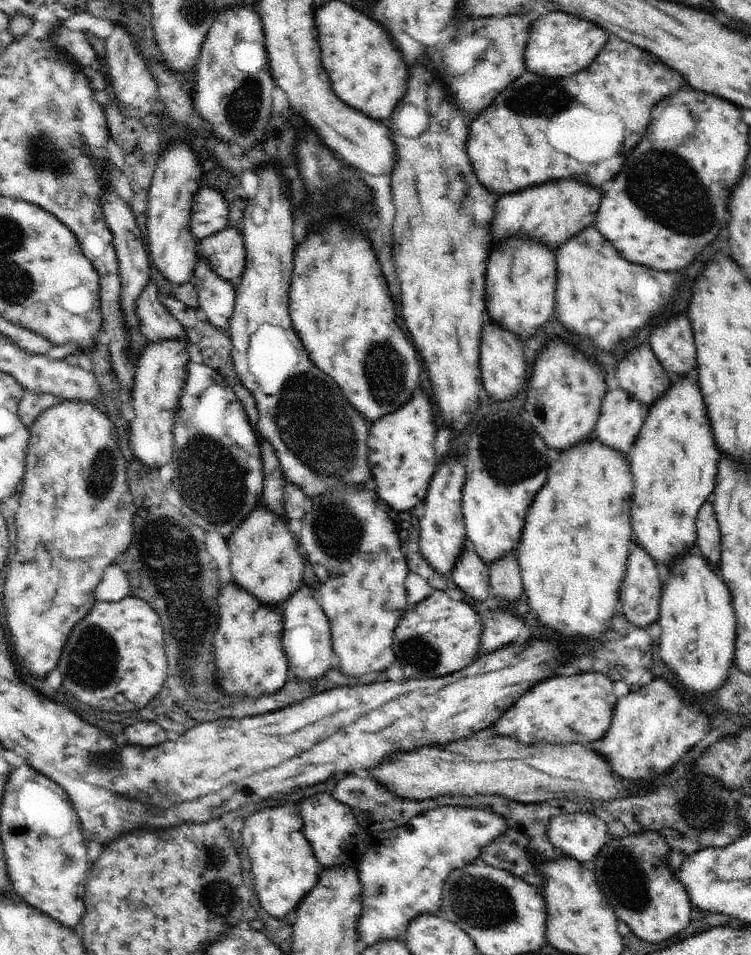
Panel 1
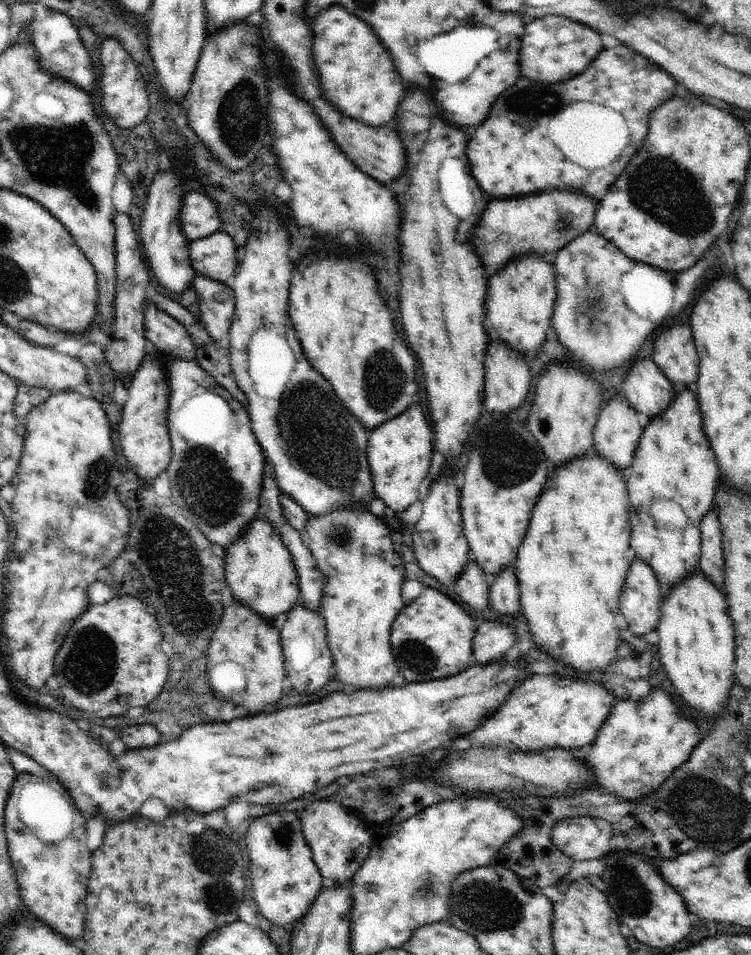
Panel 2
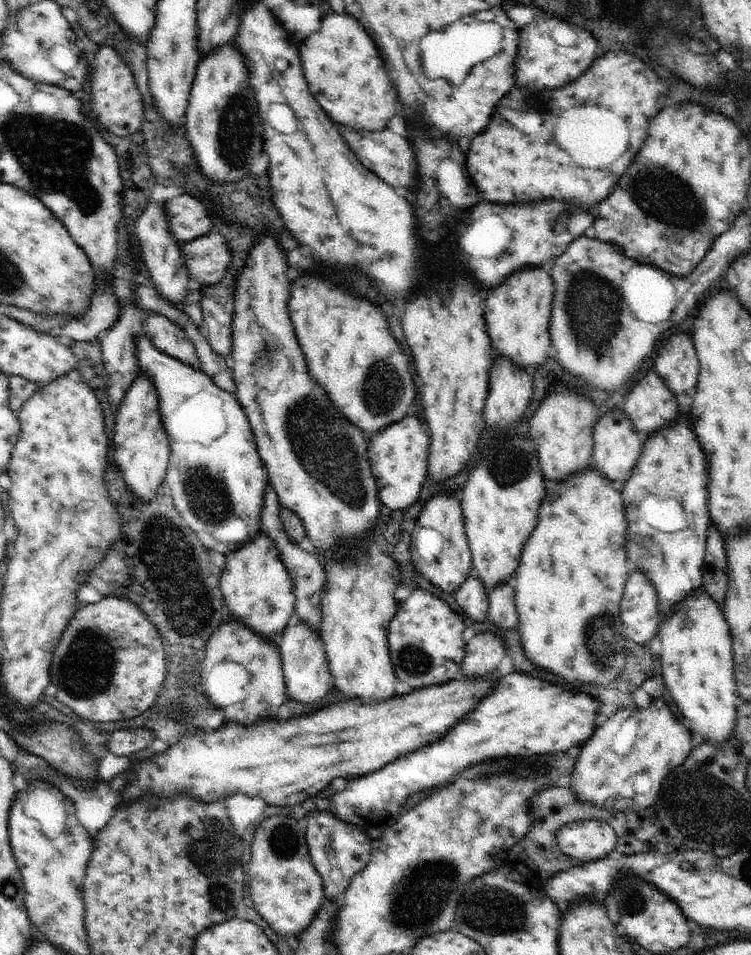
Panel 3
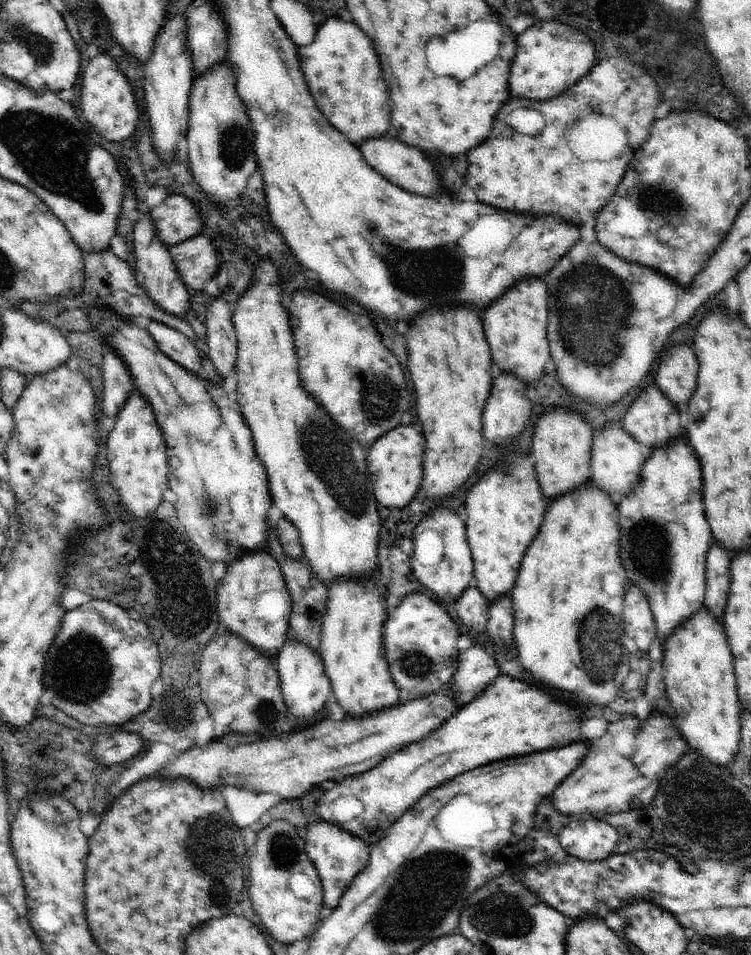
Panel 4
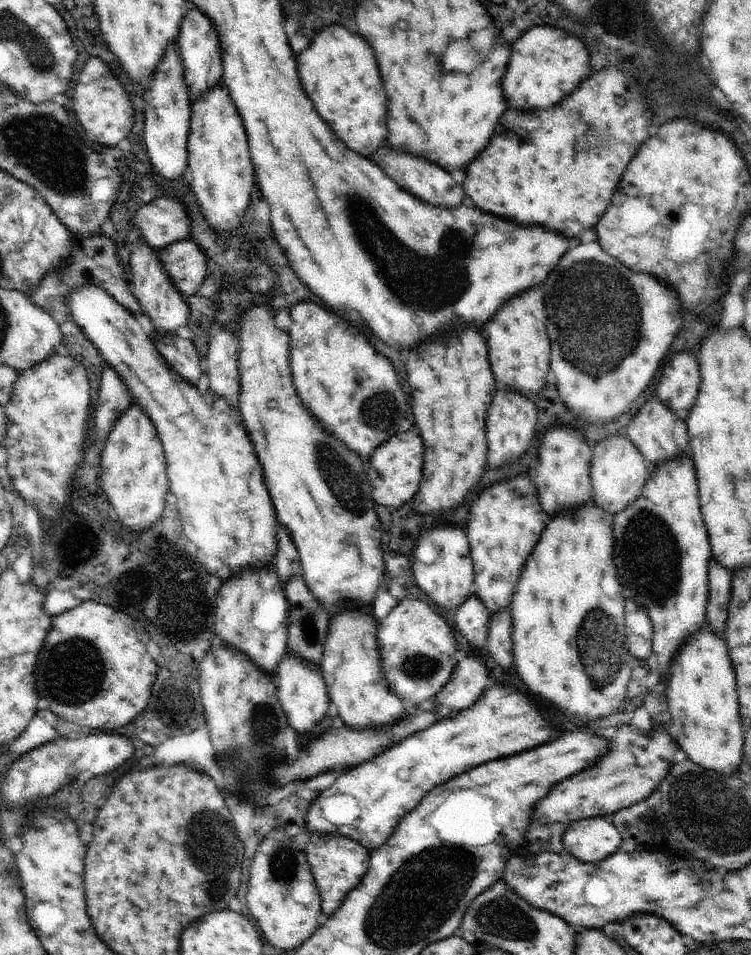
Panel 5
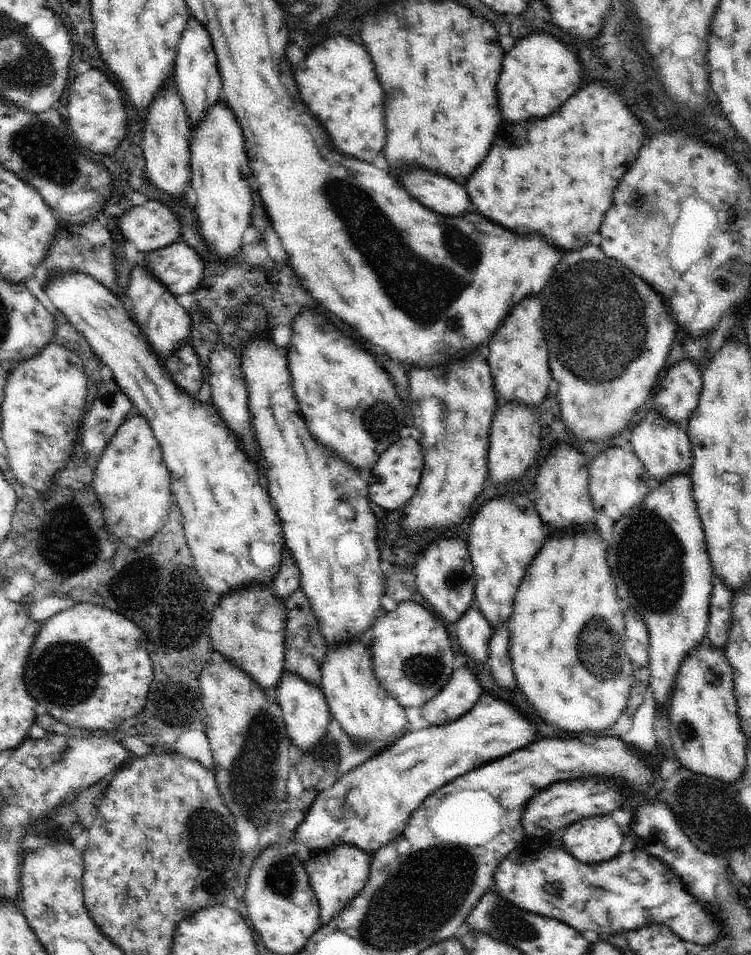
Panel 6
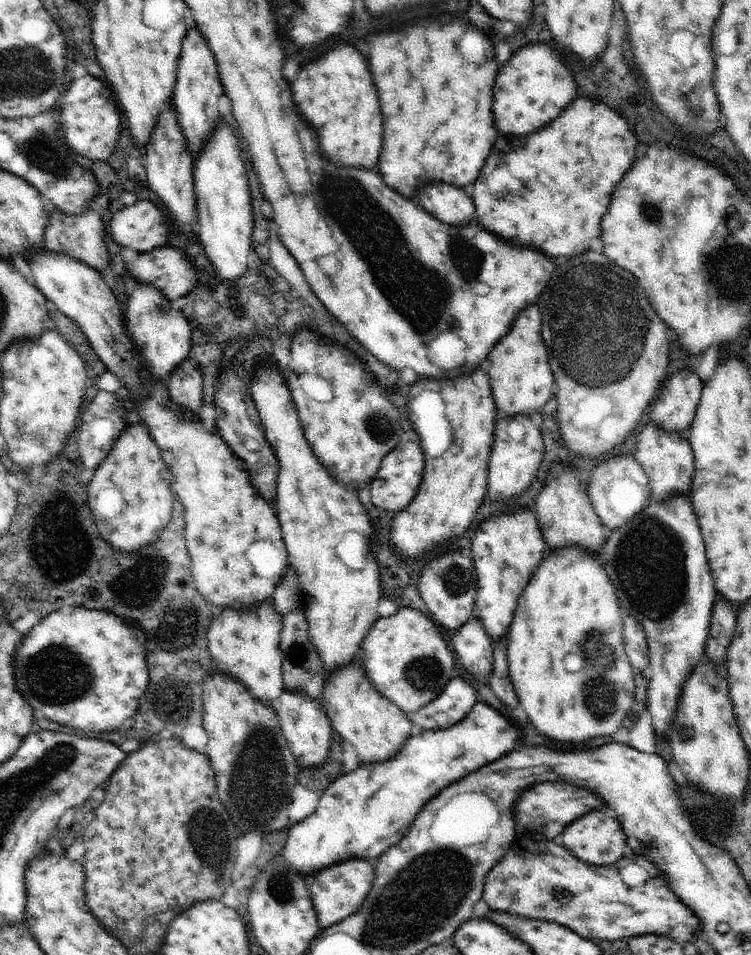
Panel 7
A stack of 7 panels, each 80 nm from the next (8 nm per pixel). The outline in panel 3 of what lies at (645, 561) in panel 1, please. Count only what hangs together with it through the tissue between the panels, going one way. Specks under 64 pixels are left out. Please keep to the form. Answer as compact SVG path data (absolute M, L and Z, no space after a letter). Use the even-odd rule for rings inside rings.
M630 572L620 608L626 639L644 646L659 634L663 616L658 612L654 584L646 580L644 572Z

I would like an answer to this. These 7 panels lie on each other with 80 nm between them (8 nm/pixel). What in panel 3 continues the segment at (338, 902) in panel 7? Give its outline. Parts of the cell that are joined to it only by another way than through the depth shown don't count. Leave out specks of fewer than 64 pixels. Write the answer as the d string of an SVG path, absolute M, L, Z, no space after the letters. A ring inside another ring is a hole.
M328 809L310 812L306 816L306 826L305 839L312 864L324 880L324 892L328 900L334 900L348 888L352 876L357 875L370 862L370 838L356 824L342 822Z

